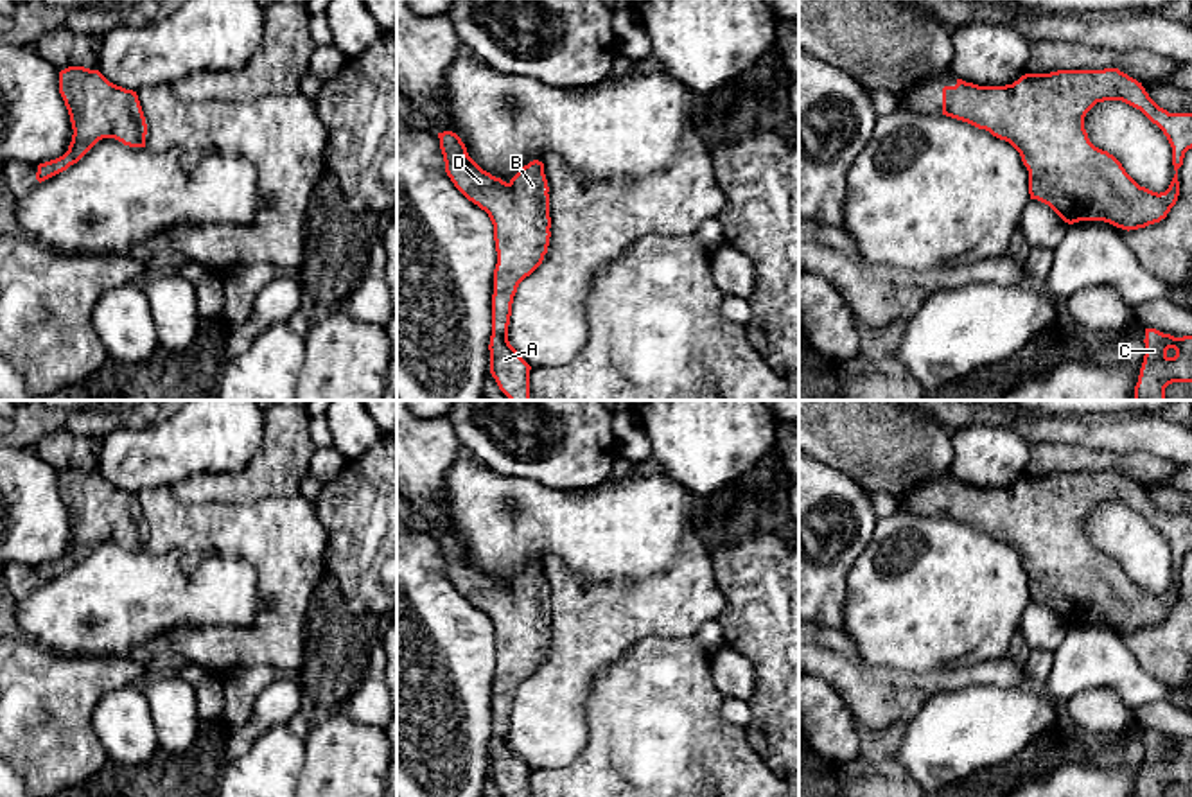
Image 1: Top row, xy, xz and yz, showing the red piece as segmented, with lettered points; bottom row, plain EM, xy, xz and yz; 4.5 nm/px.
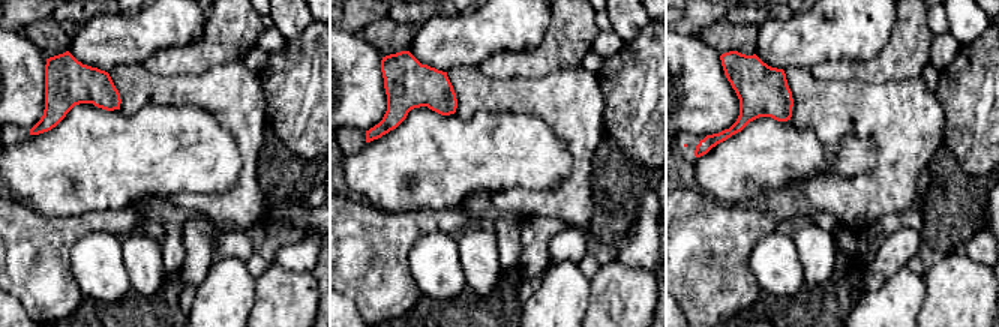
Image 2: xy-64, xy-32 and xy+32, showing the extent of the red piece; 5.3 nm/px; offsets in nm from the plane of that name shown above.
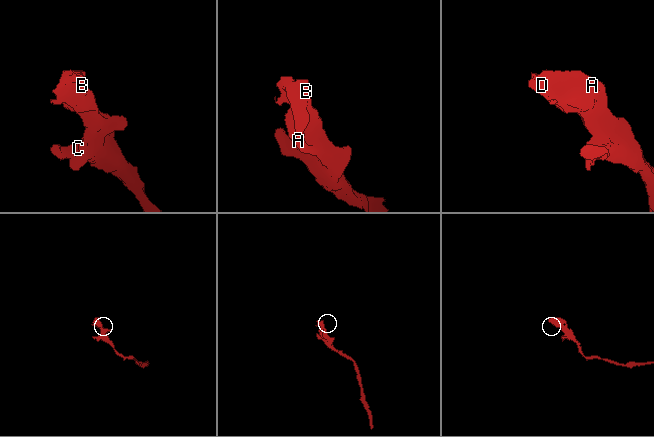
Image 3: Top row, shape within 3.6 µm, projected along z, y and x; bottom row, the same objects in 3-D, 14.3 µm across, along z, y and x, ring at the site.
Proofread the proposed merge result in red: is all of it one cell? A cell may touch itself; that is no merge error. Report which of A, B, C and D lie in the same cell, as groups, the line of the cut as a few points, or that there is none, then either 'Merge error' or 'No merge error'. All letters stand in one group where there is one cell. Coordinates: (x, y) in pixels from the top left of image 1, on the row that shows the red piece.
Groups: A B C D. No split. No merge error

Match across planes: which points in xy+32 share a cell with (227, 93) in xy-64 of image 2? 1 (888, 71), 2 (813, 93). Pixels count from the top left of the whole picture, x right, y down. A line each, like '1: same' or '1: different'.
1: different
2: same

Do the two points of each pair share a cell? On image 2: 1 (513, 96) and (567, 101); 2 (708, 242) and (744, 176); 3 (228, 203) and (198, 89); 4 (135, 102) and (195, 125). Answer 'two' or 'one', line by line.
1: one
2: two
3: one
4: two

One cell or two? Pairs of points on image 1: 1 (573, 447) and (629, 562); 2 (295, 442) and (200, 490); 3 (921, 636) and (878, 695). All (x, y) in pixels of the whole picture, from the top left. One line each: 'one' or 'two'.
1: two
2: one
3: two

